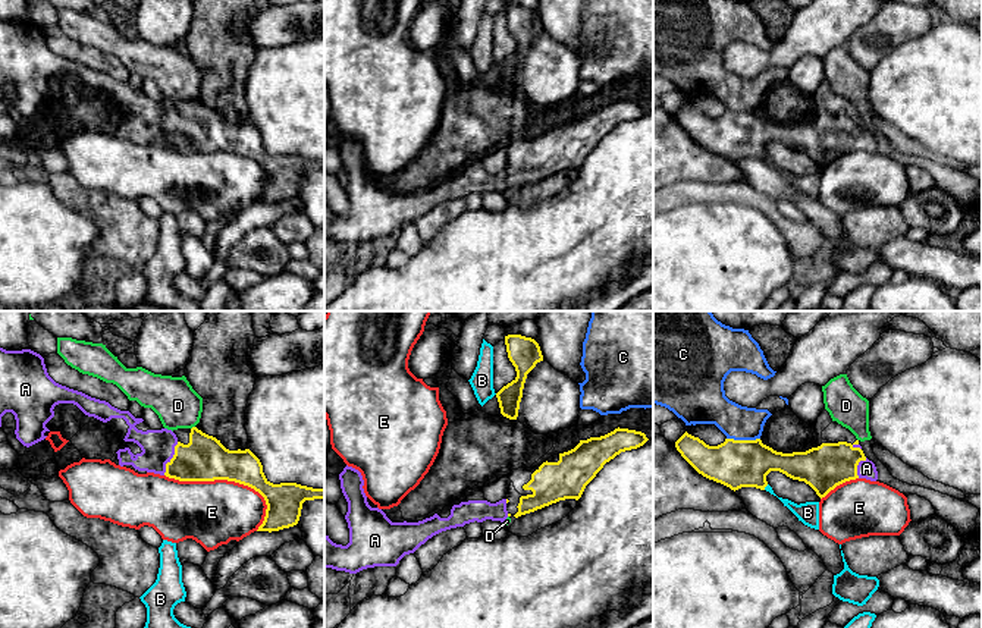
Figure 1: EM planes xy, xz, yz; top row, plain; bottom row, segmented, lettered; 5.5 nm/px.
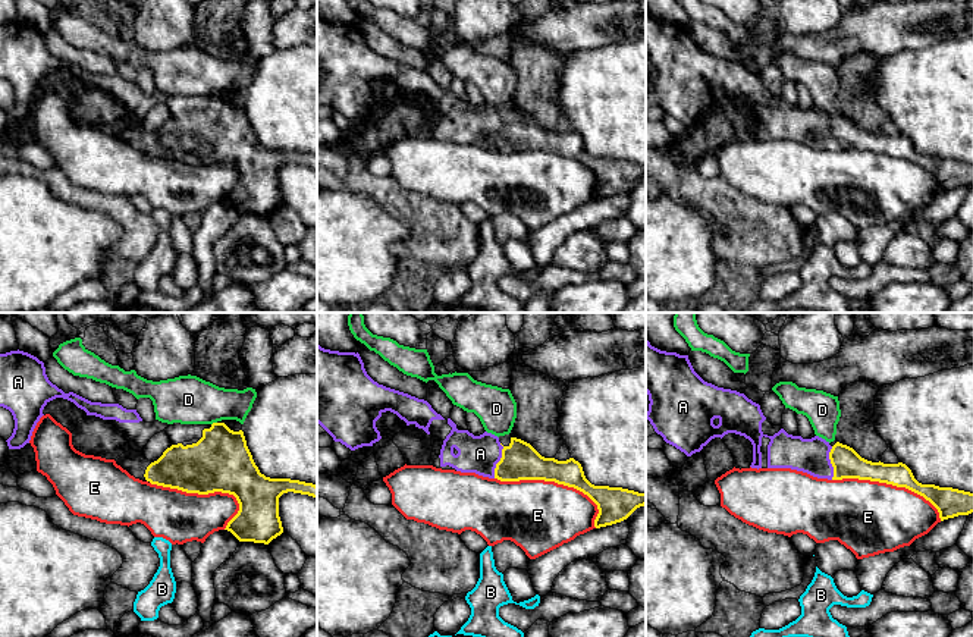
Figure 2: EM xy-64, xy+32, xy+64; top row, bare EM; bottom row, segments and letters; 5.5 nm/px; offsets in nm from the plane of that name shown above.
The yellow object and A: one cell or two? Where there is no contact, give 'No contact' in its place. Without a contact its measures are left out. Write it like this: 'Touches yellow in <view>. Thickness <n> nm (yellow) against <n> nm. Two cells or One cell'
Touches yellow in xy. Thickness 240 nm (yellow) against 180 nm. One cell

